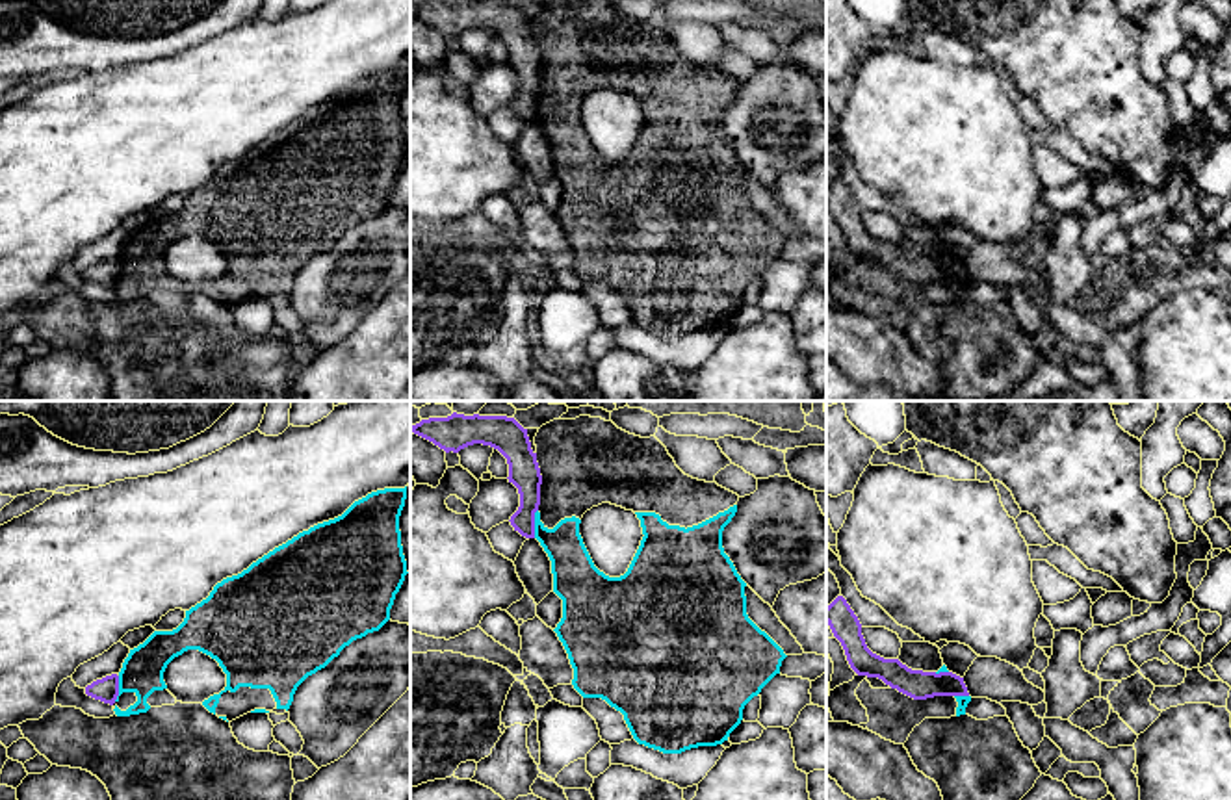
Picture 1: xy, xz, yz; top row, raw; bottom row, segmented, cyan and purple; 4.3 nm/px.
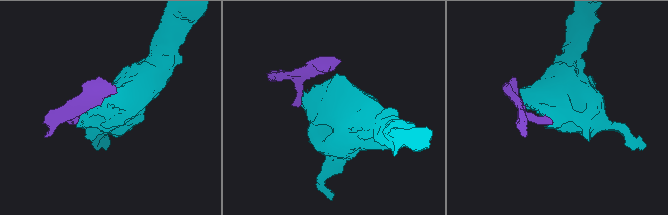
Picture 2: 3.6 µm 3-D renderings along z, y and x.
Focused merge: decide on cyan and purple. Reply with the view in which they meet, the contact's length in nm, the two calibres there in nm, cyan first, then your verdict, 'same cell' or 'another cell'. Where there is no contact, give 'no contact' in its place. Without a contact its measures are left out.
meets cyan in xz; contact 130 nm long; 180 nm thick on the cyan side, 140 nm on the other; another cell

